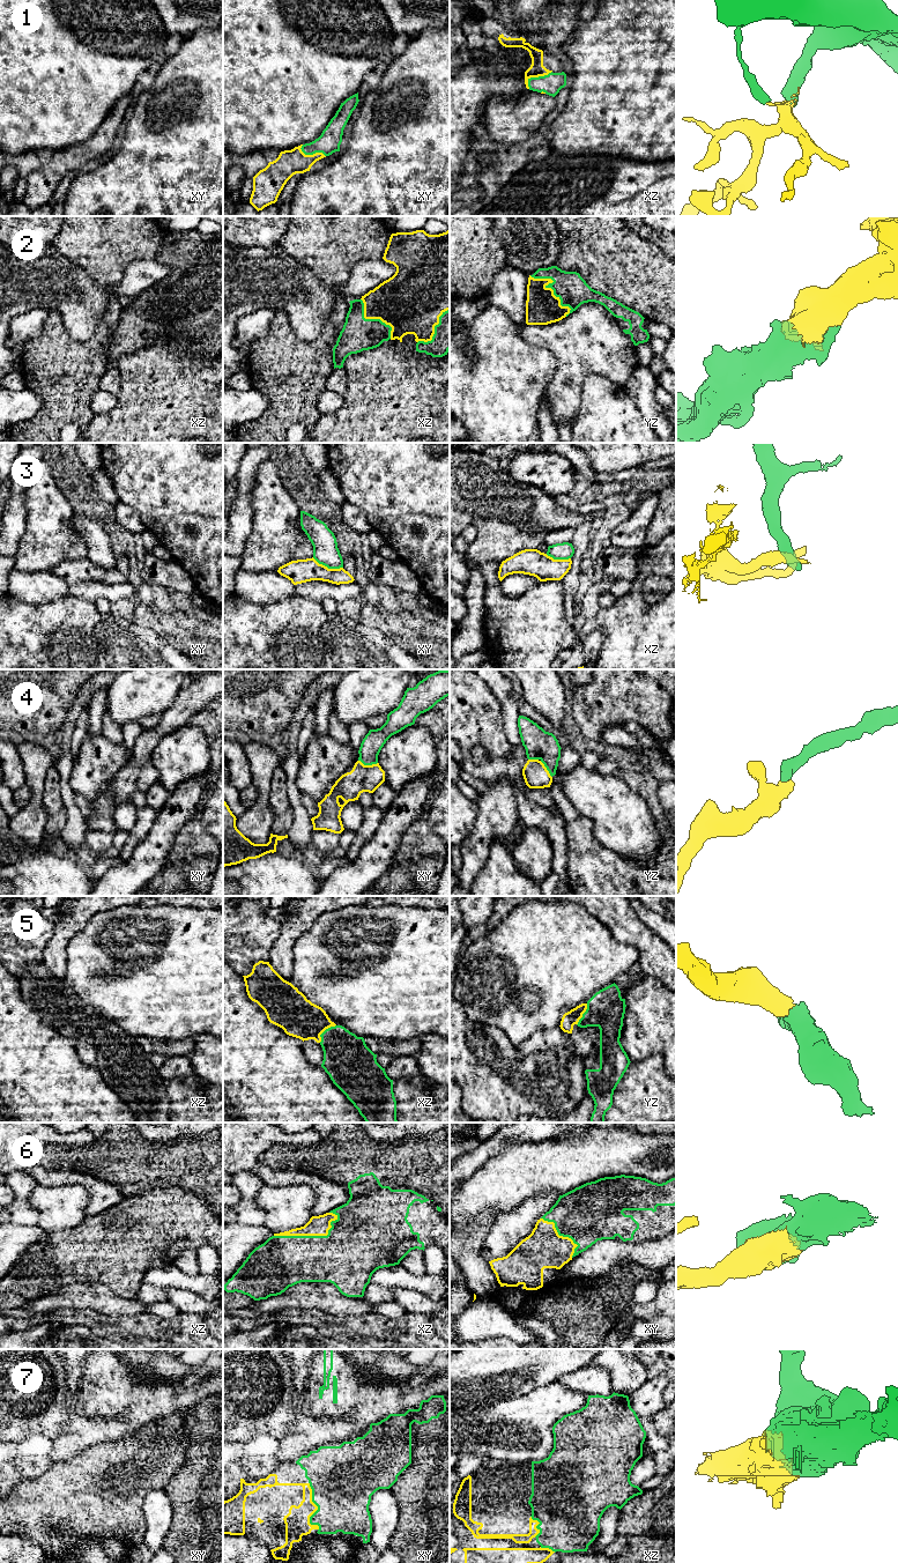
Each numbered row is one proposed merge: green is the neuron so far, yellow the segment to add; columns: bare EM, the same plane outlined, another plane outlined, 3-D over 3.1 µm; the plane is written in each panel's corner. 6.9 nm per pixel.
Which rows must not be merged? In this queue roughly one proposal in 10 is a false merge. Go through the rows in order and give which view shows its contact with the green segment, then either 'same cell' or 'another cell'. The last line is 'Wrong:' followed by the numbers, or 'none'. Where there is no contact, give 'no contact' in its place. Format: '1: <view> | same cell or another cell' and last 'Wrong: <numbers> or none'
1: xz | same cell
2: yz | same cell
3: xy | another cell
4: xy | same cell
5: xz | same cell
6: xz | same cell
7: xy | same cell
Wrong: 3

